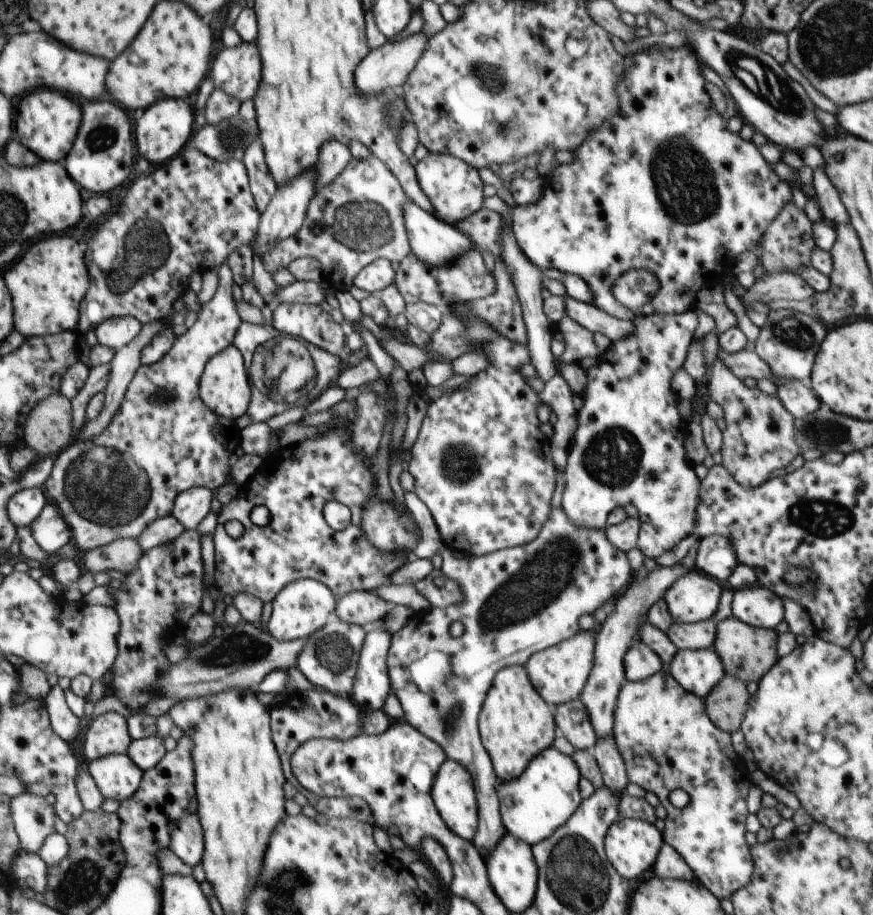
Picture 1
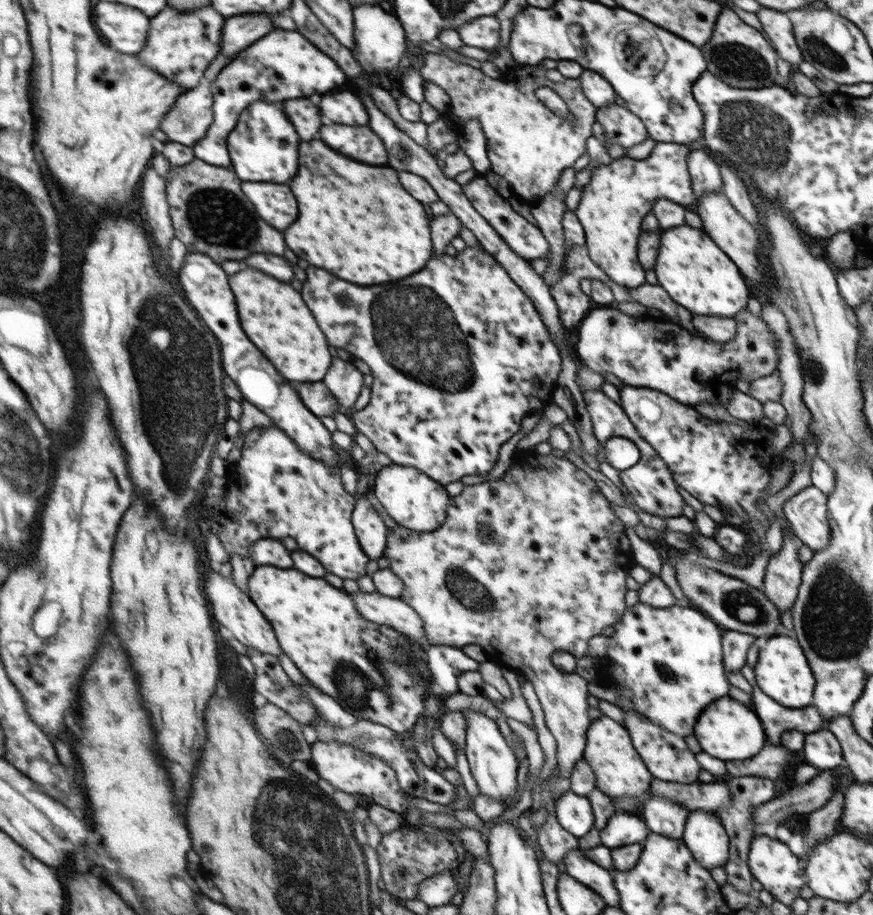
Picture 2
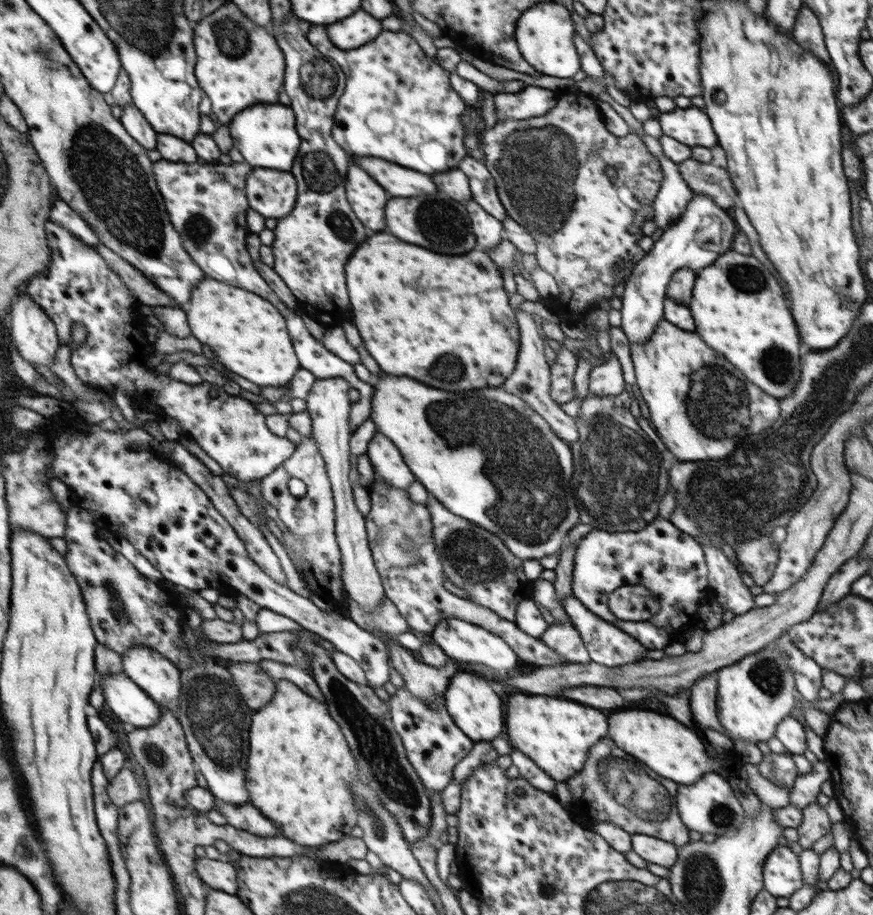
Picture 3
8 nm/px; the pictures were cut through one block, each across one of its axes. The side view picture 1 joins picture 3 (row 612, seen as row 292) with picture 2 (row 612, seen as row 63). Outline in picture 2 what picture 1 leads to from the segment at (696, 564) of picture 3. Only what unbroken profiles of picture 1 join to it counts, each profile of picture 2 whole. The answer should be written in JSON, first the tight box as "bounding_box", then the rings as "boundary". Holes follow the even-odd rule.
{"bounding_box":[595,602,730,736],"boundary":[[[637,602],[627,607],[613,627],[614,634],[608,638],[607,654],[595,658],[600,663],[596,664],[598,679],[595,682],[606,682],[620,689],[616,705],[621,709],[638,711],[652,723],[678,736],[690,736],[704,708],[715,700],[729,696],[730,684],[724,670],[721,644],[724,630],[692,606],[654,608],[650,604]]]}

